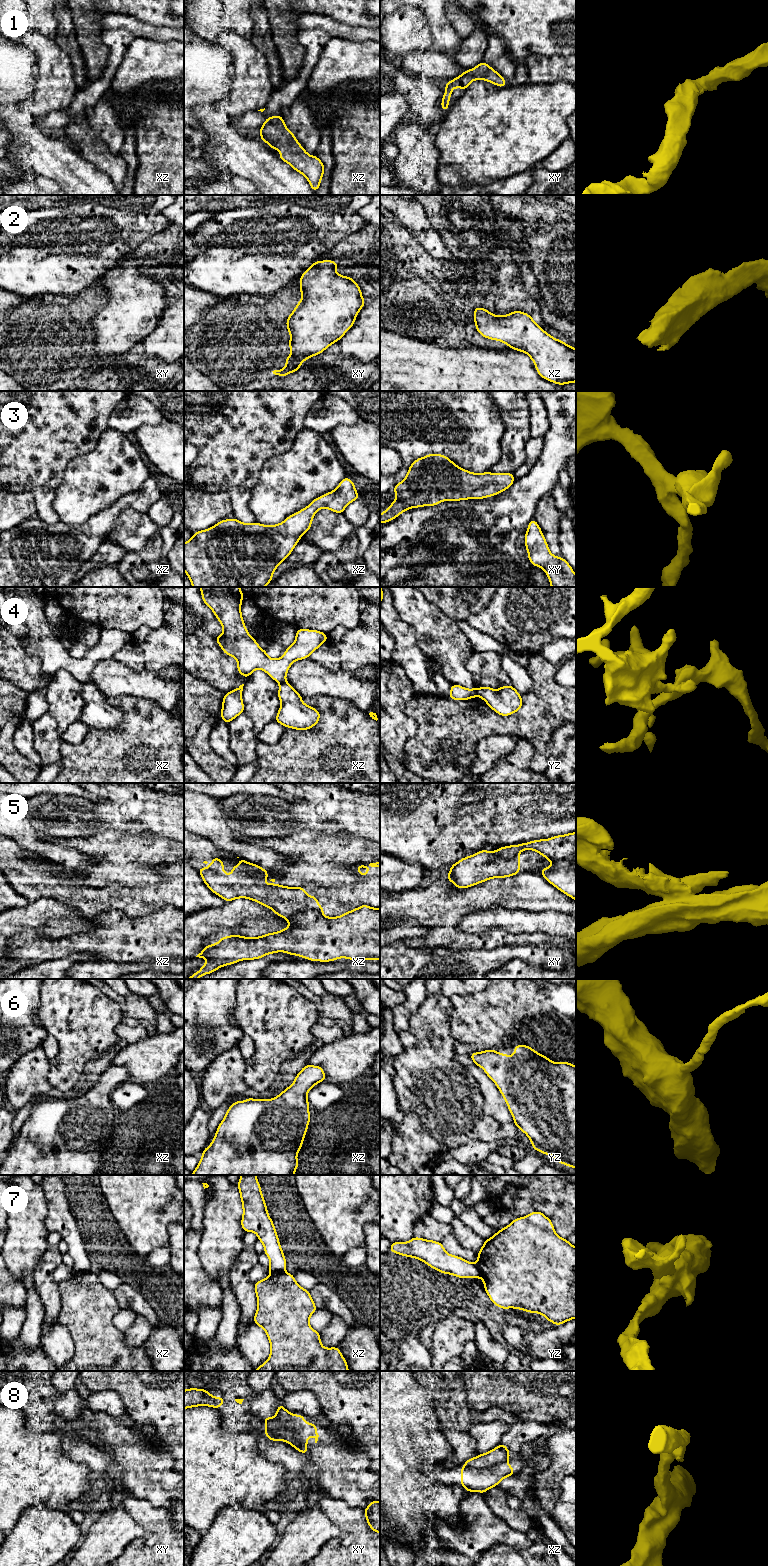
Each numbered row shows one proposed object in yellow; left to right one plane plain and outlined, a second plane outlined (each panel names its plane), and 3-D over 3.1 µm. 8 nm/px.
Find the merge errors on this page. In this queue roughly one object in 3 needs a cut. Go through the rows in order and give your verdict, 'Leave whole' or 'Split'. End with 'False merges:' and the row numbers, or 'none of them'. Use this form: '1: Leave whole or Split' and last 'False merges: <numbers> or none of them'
1: Leave whole
2: Leave whole
3: Leave whole
4: Split
5: Split
6: Leave whole
7: Split
8: Split
False merges: 4, 5, 7, 8

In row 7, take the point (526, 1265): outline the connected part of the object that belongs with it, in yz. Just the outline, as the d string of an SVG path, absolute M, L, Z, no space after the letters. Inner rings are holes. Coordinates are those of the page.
M542 1212L514 1219L507 1227L486 1239L478 1252L476 1266L493 1305L542 1314L556 1326L576 1318L576 1247L555 1232L552 1221Z

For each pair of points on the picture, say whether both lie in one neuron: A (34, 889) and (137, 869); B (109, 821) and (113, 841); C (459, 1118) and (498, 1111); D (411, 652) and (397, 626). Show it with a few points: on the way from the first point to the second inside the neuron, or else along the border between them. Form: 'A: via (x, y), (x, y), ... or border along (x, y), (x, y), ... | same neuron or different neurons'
A: border along (80, 883), (103, 887) | different neurons
B: border along (117, 832), (103, 830), (89, 836) | different neurons
C: border along (479, 1090), (483, 1098), (483, 1111), (505, 1123) | different neurons
D: via (406, 646), (402, 632) | same neuron

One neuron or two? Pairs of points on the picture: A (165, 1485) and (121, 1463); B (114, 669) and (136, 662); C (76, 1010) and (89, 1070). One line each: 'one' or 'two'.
A: one
B: two
C: two

